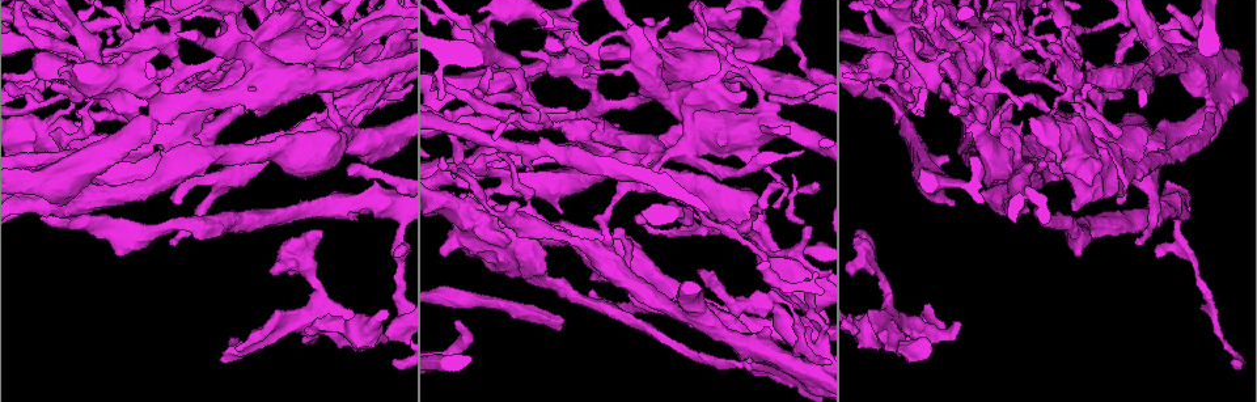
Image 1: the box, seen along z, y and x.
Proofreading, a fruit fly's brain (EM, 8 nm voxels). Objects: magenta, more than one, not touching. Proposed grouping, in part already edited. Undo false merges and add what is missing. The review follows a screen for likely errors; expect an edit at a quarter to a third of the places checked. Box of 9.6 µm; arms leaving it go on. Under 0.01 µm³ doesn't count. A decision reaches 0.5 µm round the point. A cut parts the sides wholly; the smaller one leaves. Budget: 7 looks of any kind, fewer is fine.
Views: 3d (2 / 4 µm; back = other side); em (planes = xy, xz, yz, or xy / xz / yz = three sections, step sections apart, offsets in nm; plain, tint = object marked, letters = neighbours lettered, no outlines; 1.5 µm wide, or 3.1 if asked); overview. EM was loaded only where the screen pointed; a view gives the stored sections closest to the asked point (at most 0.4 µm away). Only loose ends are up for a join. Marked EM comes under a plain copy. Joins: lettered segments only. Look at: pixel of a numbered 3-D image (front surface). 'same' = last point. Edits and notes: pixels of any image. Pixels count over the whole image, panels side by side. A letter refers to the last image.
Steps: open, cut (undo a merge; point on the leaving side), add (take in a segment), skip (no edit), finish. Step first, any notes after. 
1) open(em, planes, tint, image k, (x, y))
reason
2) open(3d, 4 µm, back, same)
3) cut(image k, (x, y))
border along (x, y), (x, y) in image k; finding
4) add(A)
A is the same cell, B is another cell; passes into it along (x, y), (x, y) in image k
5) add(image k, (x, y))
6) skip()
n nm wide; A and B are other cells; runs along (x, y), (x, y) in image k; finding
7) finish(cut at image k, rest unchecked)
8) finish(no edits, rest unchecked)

open(3d, 2 µm, image 1, (690, 24))
free end

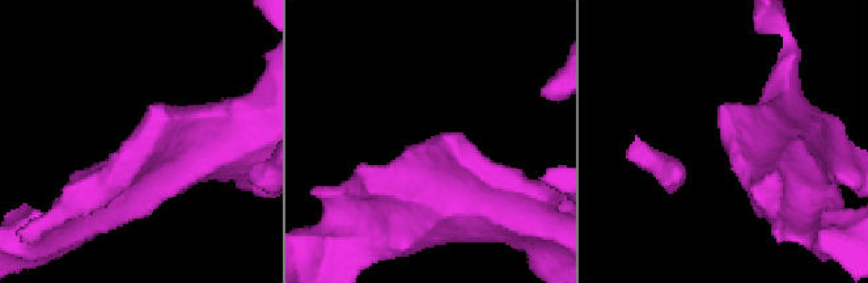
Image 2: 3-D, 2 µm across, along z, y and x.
open(em, planes, letters, image 2, (437, 138))

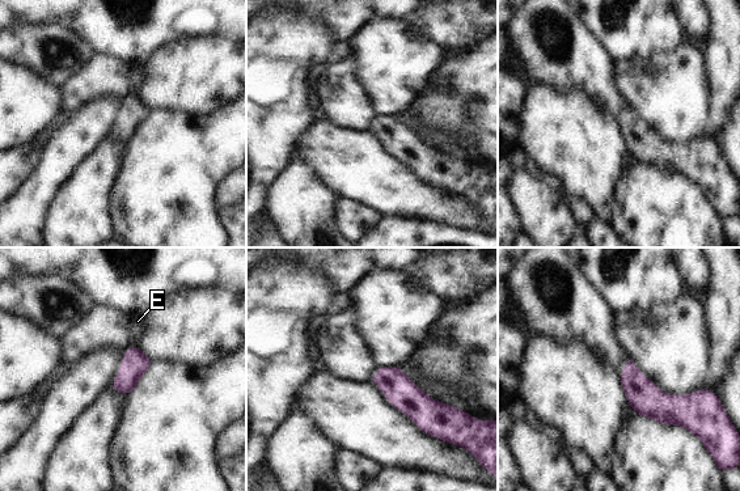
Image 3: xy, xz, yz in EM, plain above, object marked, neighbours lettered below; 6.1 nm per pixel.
skip()
E is another cell; border along (130, 346), (139, 347) in image 3; none of them fits

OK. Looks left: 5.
open(em, planes, letters, image 1, (81, 96))
branch stops here

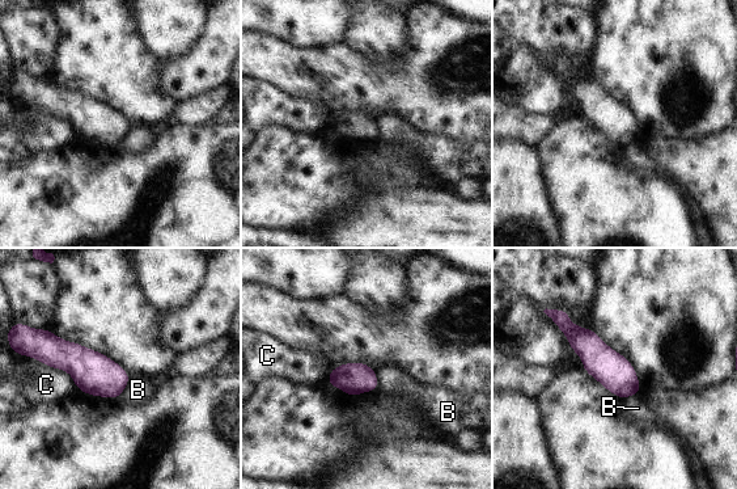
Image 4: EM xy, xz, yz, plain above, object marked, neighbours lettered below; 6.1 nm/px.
skip()
C touches over 280 nm; B and C are other cells; no lettered segment goes on from it

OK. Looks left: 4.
open(em, planes, letters, image 1, (1120, 196))

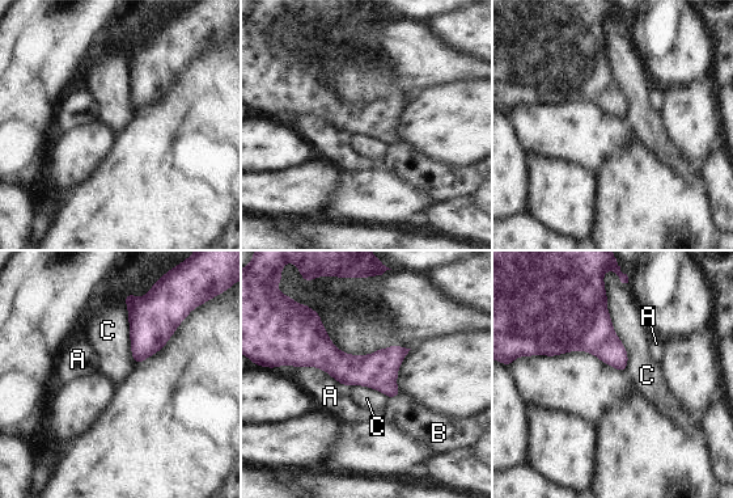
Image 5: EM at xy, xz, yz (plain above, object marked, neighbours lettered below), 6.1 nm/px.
skip()
A, B and C are other cells; border along (604, 287), (626, 372) in image 5; none of them fits

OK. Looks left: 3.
finish(no edits, rest unchecked)

